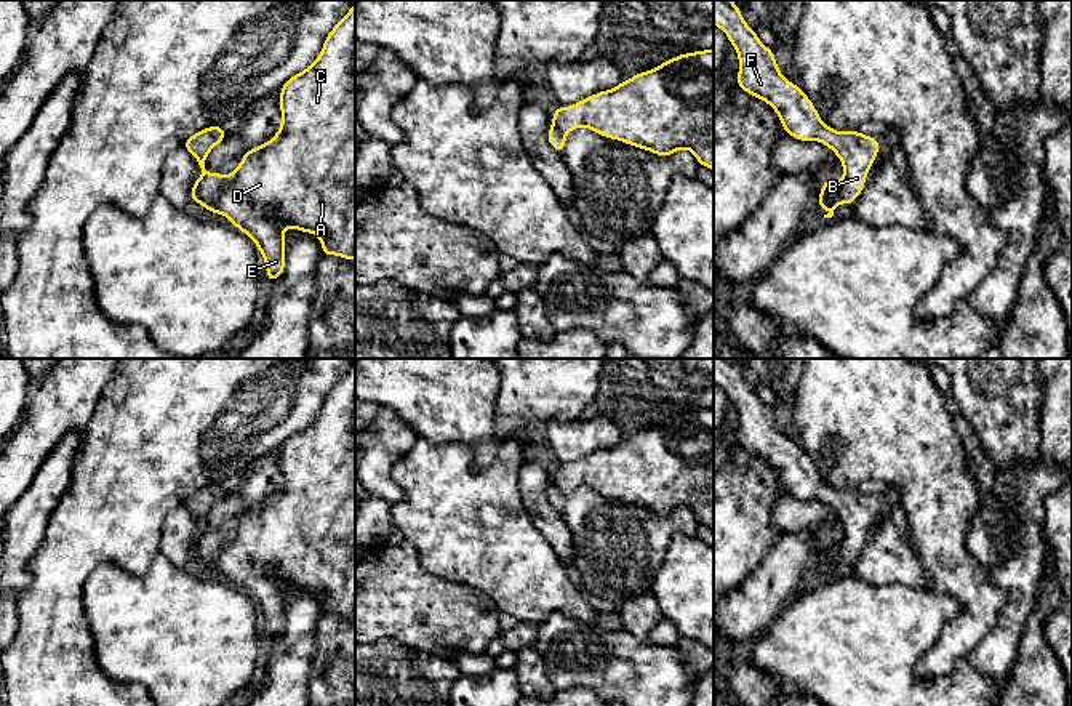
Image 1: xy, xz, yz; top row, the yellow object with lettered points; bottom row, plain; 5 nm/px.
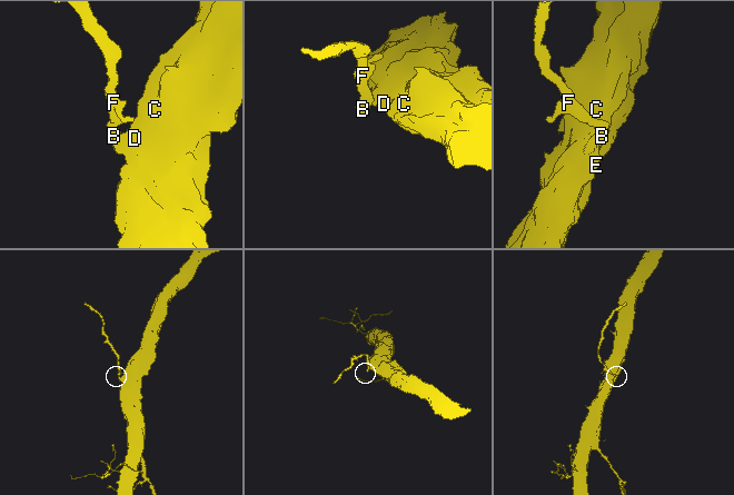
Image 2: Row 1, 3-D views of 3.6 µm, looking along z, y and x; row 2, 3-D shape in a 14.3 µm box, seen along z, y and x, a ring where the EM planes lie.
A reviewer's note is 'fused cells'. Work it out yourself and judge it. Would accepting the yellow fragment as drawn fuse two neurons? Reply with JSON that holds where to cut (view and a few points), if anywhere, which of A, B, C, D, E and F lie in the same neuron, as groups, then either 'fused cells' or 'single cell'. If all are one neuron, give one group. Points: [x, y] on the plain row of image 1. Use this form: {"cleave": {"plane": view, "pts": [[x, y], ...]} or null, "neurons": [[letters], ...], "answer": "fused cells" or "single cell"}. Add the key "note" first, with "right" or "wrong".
{"note": "right", "cleave": {"plane": "yz", "pts": [[842, 538], [839, 559]]}, "neurons": [["A", "C", "D", "E"], ["B", "F"]], "answer": "fused cells"}

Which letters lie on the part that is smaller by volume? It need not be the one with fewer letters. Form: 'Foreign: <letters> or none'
Foreign: B, F

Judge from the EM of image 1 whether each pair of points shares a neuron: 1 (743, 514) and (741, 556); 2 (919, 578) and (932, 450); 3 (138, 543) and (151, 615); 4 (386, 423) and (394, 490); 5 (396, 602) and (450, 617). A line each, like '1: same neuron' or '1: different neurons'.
1: same neuron
2: different neurons
3: different neurons
4: same neuron
5: same neuron

